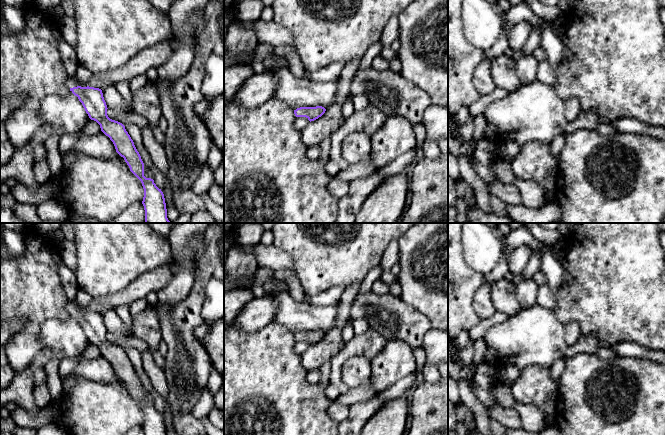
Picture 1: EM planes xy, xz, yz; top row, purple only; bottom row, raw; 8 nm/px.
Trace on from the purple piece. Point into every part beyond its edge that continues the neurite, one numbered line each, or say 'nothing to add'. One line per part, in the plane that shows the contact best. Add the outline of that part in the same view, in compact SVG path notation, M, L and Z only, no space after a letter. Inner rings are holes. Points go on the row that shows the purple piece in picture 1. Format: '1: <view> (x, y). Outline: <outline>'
1: xy (71, 81). Outline: M68 77L67 83L70 88L78 86L78 82L73 77Z

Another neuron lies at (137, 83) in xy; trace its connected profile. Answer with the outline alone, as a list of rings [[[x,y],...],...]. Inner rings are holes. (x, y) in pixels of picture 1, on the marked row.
[[[139,75],[135,78],[133,78],[130,81],[130,88],[131,91],[133,92],[137,92],[138,90],[140,90],[146,83],[148,82],[148,78],[147,76],[144,75]]]

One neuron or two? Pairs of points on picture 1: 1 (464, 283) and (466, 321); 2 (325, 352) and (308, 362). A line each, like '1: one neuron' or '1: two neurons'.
1: one neuron
2: one neuron

